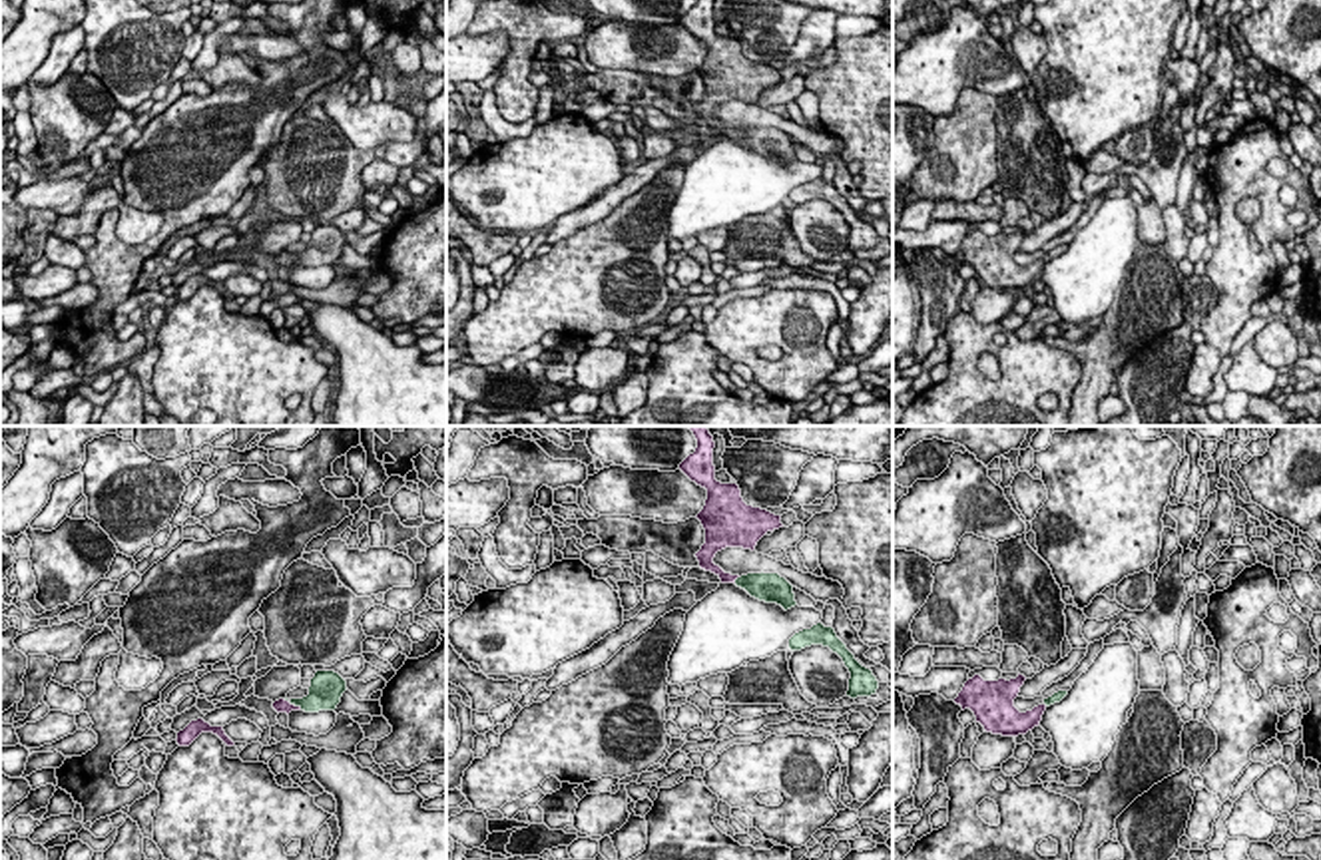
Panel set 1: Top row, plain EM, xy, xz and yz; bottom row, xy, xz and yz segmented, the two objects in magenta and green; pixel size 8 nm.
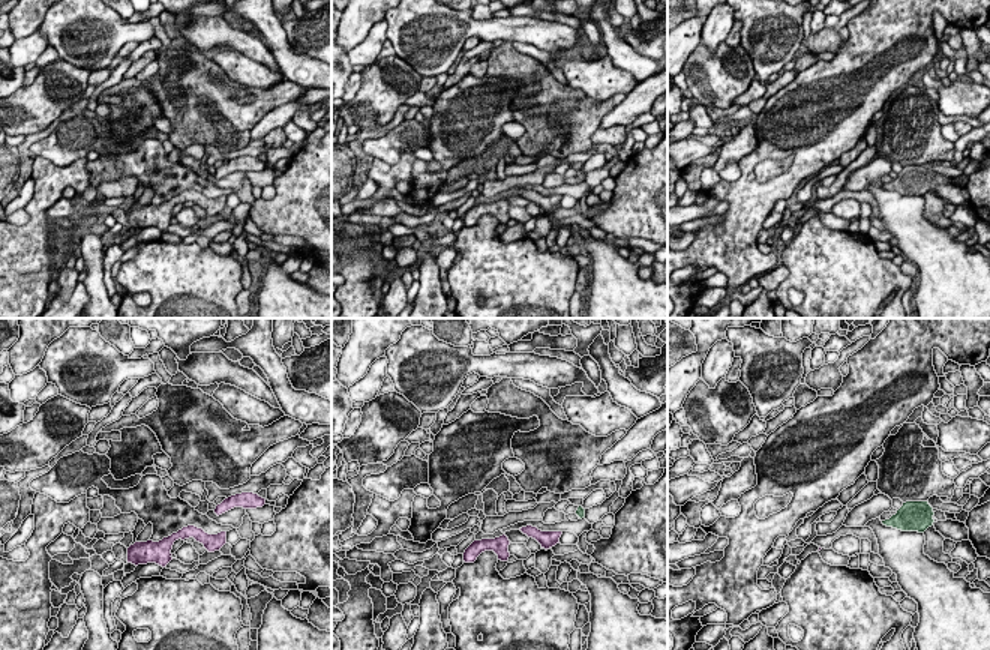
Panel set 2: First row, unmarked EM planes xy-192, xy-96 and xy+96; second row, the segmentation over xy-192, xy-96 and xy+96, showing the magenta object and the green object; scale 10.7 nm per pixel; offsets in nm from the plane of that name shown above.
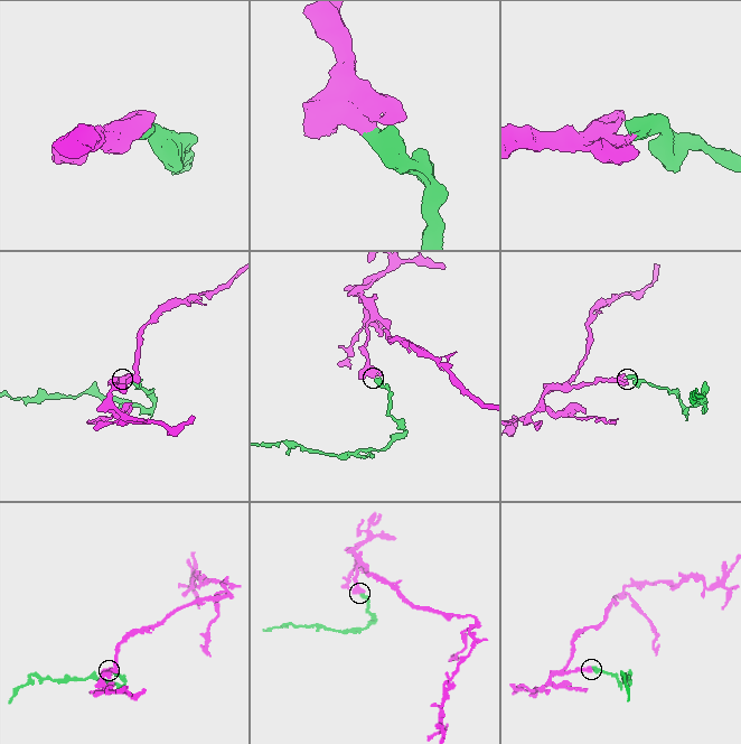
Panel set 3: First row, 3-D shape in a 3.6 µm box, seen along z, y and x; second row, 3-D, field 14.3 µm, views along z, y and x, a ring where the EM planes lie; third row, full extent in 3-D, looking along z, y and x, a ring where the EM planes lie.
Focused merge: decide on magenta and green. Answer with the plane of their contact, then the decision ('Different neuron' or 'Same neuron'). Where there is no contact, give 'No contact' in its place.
Touches magenta in xy. Same neuron

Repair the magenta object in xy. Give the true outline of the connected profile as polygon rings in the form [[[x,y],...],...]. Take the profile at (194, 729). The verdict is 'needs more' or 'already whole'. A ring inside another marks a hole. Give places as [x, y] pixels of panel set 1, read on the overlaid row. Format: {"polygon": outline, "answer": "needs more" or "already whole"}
{"polygon": [[[203,719],[191,721],[183,731],[177,733],[177,745],[189,747],[201,733],[213,733],[217,735],[227,747],[233,747],[235,743],[225,735],[223,727],[211,727]]], "answer": "already whole"}

